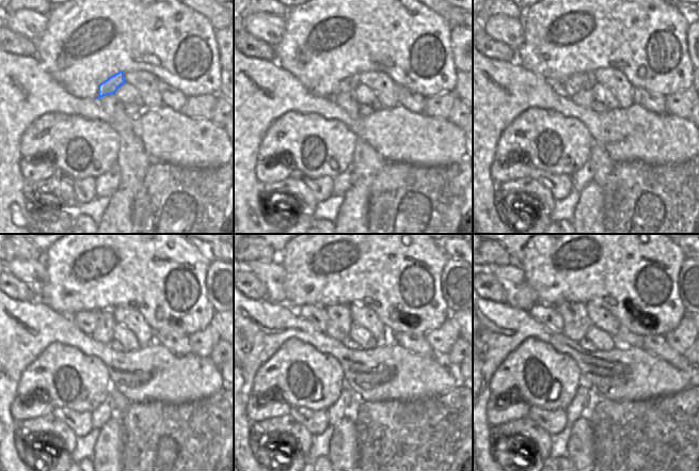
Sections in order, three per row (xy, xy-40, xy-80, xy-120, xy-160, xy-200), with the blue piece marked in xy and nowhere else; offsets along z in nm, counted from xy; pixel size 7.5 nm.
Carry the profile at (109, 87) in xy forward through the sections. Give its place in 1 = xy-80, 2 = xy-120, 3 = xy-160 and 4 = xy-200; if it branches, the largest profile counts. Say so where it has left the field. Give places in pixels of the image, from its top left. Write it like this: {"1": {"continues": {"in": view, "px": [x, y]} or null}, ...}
{"1": {"continues": {"in": "xy-80", "px": [567, 88]}}, "2": {"continues": {"in": "xy-120", "px": [85, 320]}}, "3": {"continues": {"in": "xy-160", "px": [316, 315]}}, "4": {"continues": {"in": "xy-200", "px": [545, 314]}}}

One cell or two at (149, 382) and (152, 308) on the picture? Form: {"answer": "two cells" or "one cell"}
{"answer": "two cells"}

